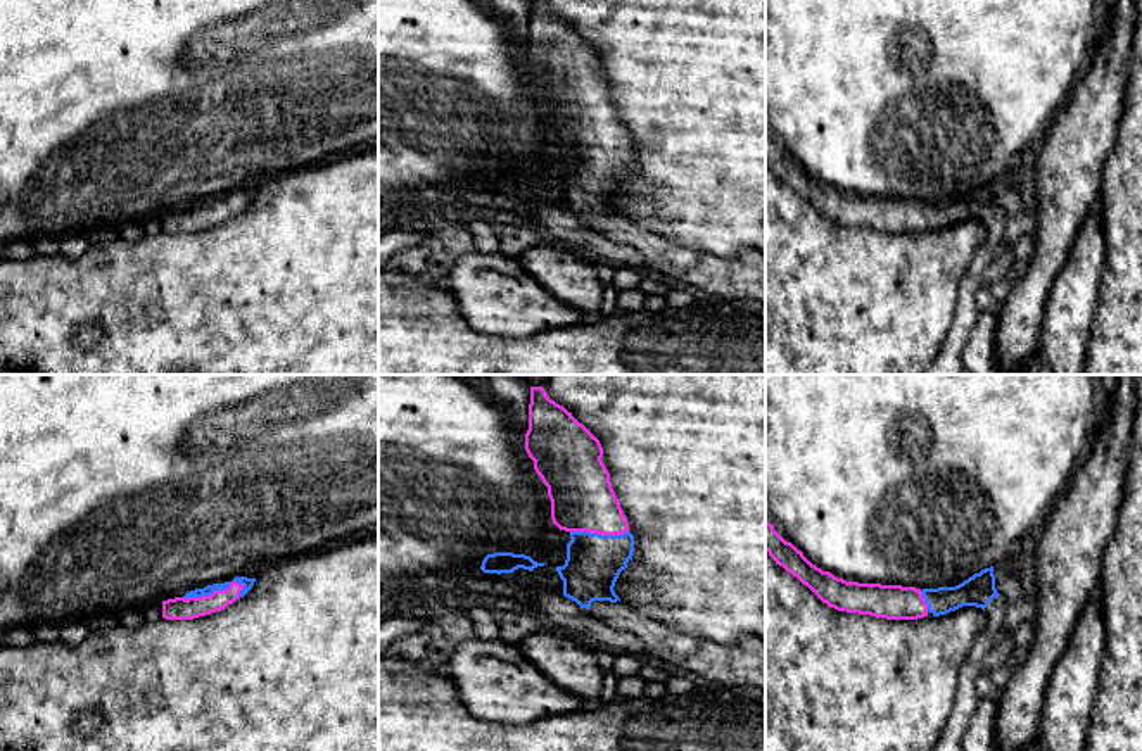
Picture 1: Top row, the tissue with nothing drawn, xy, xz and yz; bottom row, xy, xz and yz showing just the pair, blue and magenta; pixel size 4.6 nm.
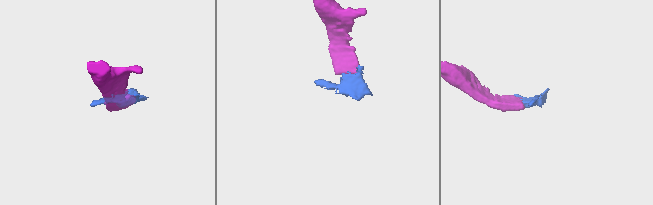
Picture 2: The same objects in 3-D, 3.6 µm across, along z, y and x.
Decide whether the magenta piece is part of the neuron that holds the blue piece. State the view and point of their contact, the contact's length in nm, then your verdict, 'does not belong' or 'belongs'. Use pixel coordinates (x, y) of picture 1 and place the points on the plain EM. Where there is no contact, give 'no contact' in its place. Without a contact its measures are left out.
meets blue in xy at (213, 204); contact 300 nm long; belongs

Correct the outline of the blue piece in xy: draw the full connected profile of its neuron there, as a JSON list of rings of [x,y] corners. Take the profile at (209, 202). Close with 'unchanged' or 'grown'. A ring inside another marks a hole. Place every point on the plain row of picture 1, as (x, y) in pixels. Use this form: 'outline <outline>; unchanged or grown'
outline [[[235,190],[232,195],[213,197],[204,202],[187,205],[183,211],[162,214],[162,231],[194,233],[225,223],[244,211],[256,192]]]; grown

